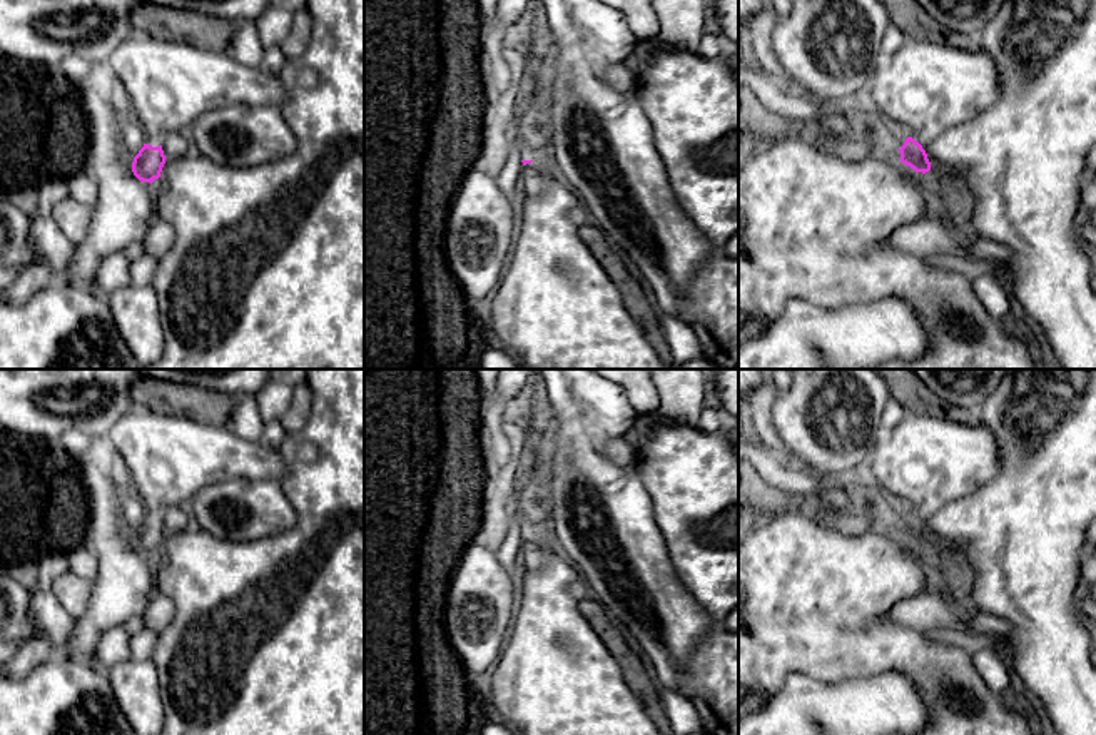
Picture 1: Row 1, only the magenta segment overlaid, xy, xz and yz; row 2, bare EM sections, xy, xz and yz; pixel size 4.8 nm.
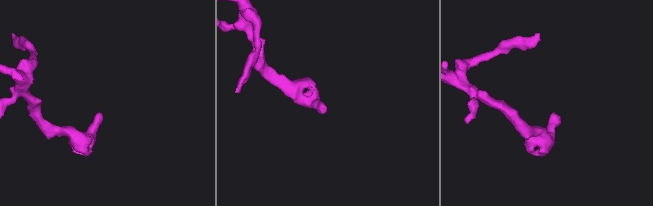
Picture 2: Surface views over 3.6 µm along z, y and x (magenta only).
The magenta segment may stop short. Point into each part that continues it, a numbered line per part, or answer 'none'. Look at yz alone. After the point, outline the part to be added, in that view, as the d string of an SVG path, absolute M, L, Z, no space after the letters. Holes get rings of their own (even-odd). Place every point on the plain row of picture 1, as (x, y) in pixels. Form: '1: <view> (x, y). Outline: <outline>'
1: yz (924, 463). Outline: M912 413L880 436L870 458L879 493L921 520L982 488L1001 469L997 441L982 421L972 426Z

